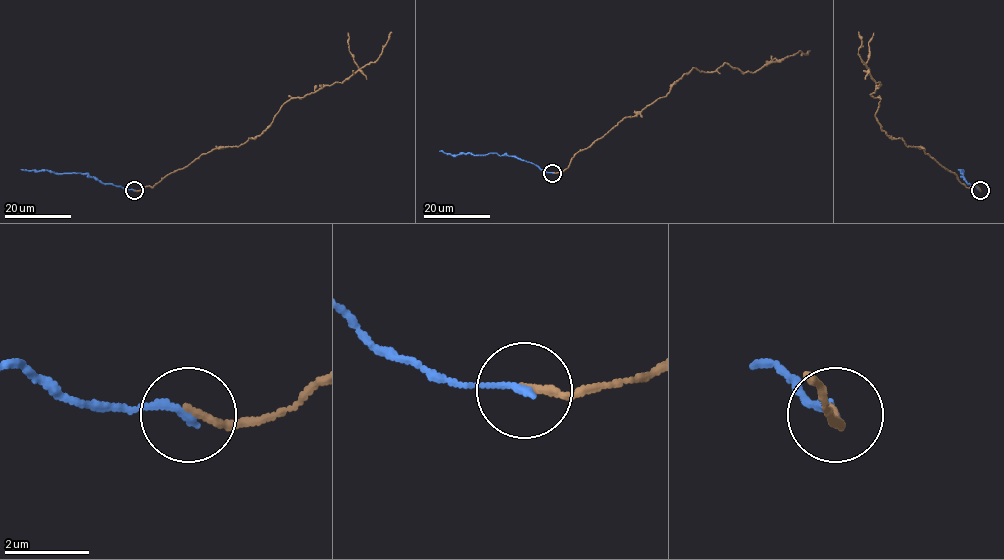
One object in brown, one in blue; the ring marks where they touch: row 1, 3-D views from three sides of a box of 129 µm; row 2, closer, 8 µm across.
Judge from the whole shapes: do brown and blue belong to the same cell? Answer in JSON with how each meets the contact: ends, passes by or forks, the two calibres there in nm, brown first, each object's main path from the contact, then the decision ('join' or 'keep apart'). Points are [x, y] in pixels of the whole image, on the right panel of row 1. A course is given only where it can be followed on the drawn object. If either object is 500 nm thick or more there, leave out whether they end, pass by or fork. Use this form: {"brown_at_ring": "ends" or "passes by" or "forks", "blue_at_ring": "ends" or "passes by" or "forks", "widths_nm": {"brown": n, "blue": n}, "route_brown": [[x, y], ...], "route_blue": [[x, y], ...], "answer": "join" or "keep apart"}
{"brown_at_ring": "ends", "blue_at_ring": "ends", "widths_nm": {"brown": 170, "blue": 180}, "route_brown": [[980, 190], [881, 129], [875, 113], [880, 98], [870, 94], [880, 83], [858, 53], [858, 32]], "route_blue": [[980, 190], [968, 183], [960, 173], [962, 170], [958, 169]], "answer": "keep apart"}

